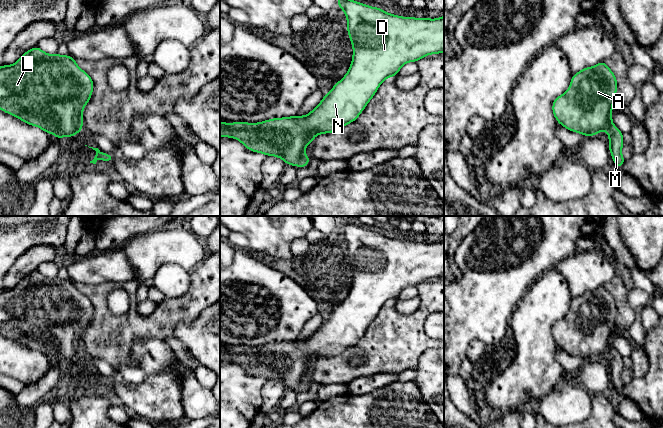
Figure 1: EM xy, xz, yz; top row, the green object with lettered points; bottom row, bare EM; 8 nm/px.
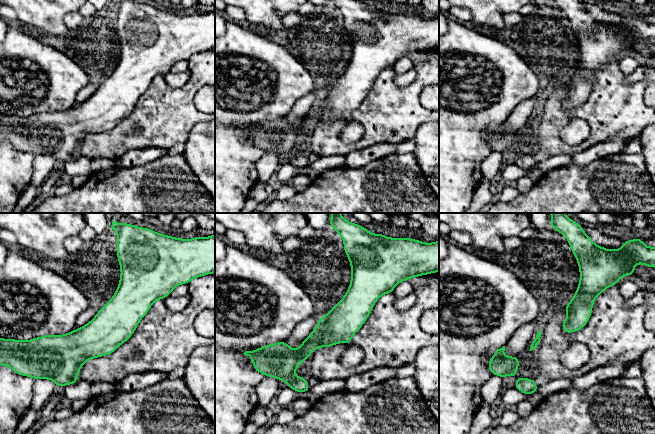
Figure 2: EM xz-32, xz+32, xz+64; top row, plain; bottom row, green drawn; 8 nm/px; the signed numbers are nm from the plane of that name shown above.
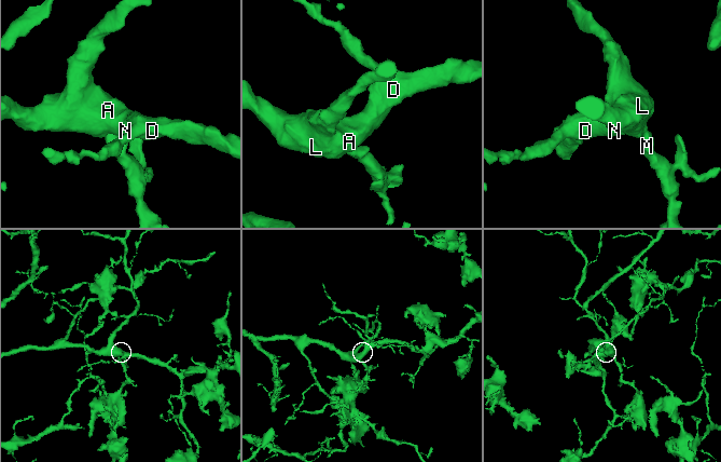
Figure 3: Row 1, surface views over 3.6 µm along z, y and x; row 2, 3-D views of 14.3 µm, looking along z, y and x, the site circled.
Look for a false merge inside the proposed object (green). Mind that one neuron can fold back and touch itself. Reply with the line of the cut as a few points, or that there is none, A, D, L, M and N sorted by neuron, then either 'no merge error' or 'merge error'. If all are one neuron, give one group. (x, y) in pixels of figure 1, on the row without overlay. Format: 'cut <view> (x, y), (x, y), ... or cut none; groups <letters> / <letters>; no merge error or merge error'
cut none; groups A D L M N; no merge error

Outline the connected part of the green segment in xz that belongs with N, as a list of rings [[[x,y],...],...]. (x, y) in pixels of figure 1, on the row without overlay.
[[[339,217],[337,230],[347,241],[347,256],[352,266],[353,281],[346,299],[324,319],[322,325],[305,340],[291,340],[272,342],[259,347],[233,346],[227,348],[220,345],[220,361],[235,362],[248,374],[263,377],[268,380],[281,382],[287,389],[307,391],[310,381],[304,378],[304,373],[311,368],[318,358],[332,357],[340,354],[345,349],[354,346],[366,329],[376,318],[381,307],[388,301],[398,299],[400,292],[407,286],[417,286],[429,278],[444,277],[444,239],[437,243],[402,241],[383,235],[380,231],[371,231],[364,227],[352,225]]]

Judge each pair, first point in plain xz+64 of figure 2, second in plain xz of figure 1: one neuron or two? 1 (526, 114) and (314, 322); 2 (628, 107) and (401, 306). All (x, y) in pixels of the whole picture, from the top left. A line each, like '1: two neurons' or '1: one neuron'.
1: one neuron
2: two neurons

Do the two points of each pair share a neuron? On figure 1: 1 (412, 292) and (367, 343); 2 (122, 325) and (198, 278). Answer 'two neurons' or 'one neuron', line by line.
1: two neurons
2: one neuron

